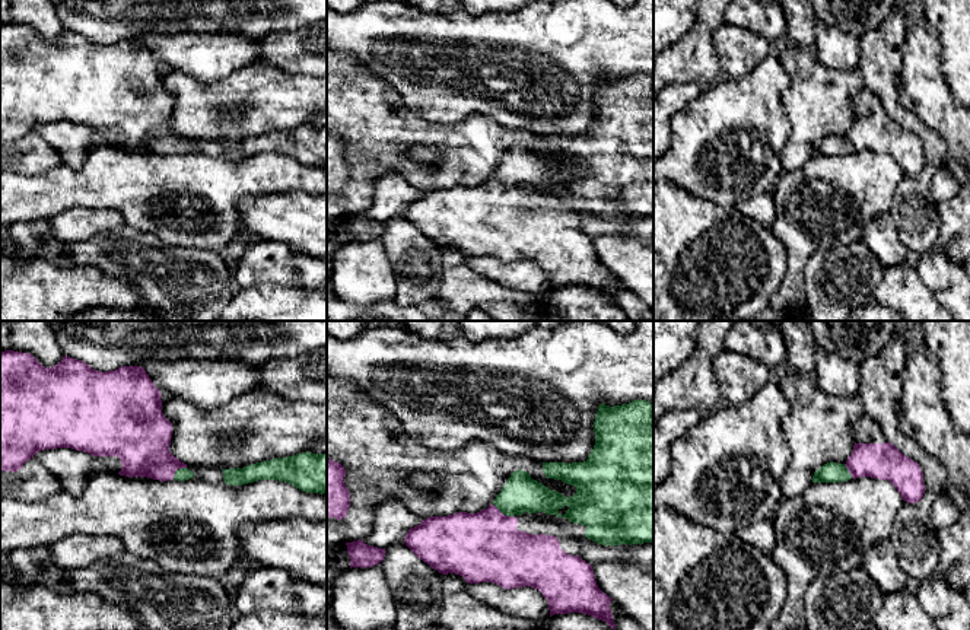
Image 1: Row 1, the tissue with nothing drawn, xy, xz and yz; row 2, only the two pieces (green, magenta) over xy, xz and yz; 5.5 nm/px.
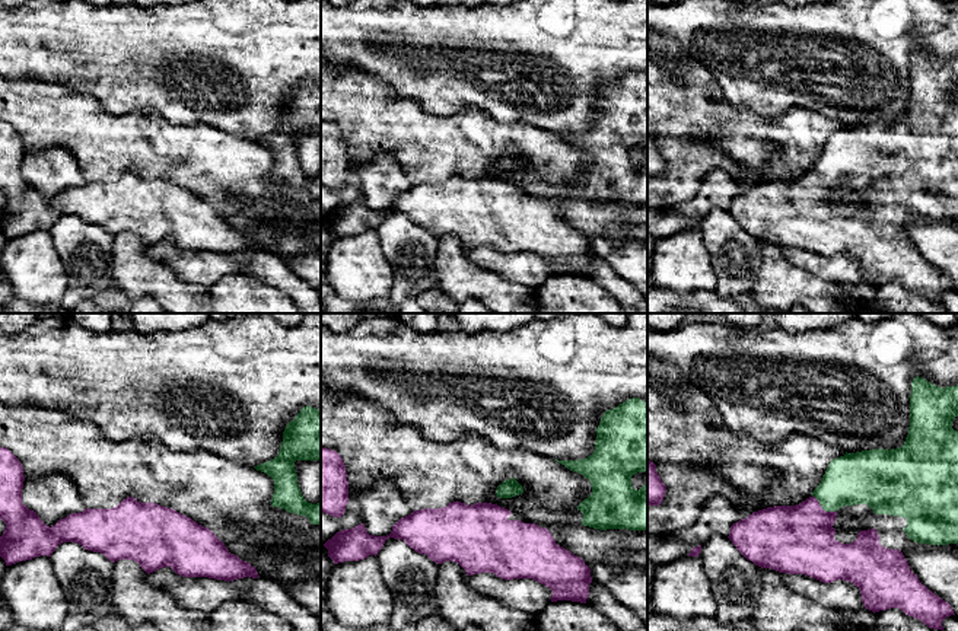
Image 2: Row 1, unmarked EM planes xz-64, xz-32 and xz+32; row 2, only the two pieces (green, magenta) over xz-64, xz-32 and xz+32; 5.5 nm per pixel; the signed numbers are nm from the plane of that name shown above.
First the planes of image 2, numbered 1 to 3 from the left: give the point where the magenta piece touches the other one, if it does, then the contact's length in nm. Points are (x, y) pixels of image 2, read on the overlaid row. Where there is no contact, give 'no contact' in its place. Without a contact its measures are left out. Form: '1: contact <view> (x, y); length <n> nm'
1: no contact
2: no contact
3: contact xz+32 (823, 507); length 170 nm

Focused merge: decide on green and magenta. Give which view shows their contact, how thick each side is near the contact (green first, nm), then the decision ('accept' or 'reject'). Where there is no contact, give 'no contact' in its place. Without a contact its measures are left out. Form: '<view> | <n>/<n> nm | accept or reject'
xz | 200/380 nm | accept

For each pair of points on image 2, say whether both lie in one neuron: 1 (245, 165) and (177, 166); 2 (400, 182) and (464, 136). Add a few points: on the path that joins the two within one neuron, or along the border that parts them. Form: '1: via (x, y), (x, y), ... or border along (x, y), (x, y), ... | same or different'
1: via (228, 165), (194, 165) | same
2: border along (384, 152), (400, 165), (413, 184) | different

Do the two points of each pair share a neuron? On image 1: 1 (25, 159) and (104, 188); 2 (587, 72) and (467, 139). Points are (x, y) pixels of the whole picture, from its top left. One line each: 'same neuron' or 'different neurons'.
1: different neurons
2: different neurons

